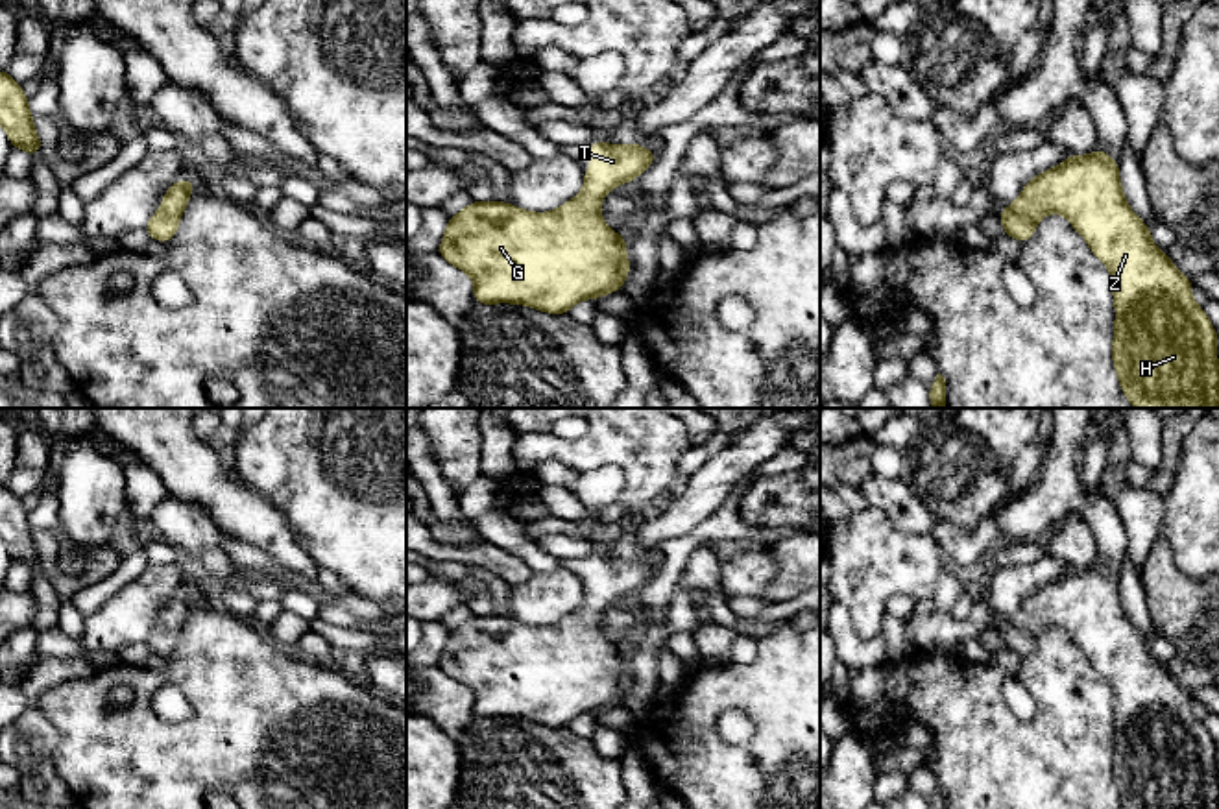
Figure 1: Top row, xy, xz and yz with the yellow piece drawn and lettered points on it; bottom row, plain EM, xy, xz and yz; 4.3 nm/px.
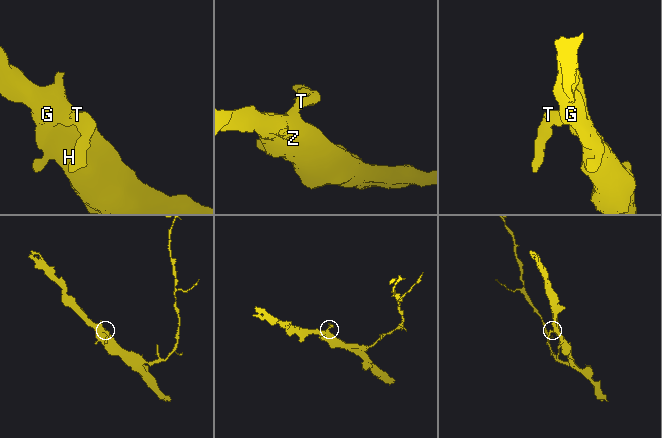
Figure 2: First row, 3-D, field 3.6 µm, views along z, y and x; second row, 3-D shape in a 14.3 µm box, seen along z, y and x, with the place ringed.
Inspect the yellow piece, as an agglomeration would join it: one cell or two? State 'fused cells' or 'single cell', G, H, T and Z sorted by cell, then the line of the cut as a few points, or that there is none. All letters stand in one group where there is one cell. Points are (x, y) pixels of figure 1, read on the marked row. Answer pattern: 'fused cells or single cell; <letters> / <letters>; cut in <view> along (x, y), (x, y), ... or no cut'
single cell; G H T Z; no cut

